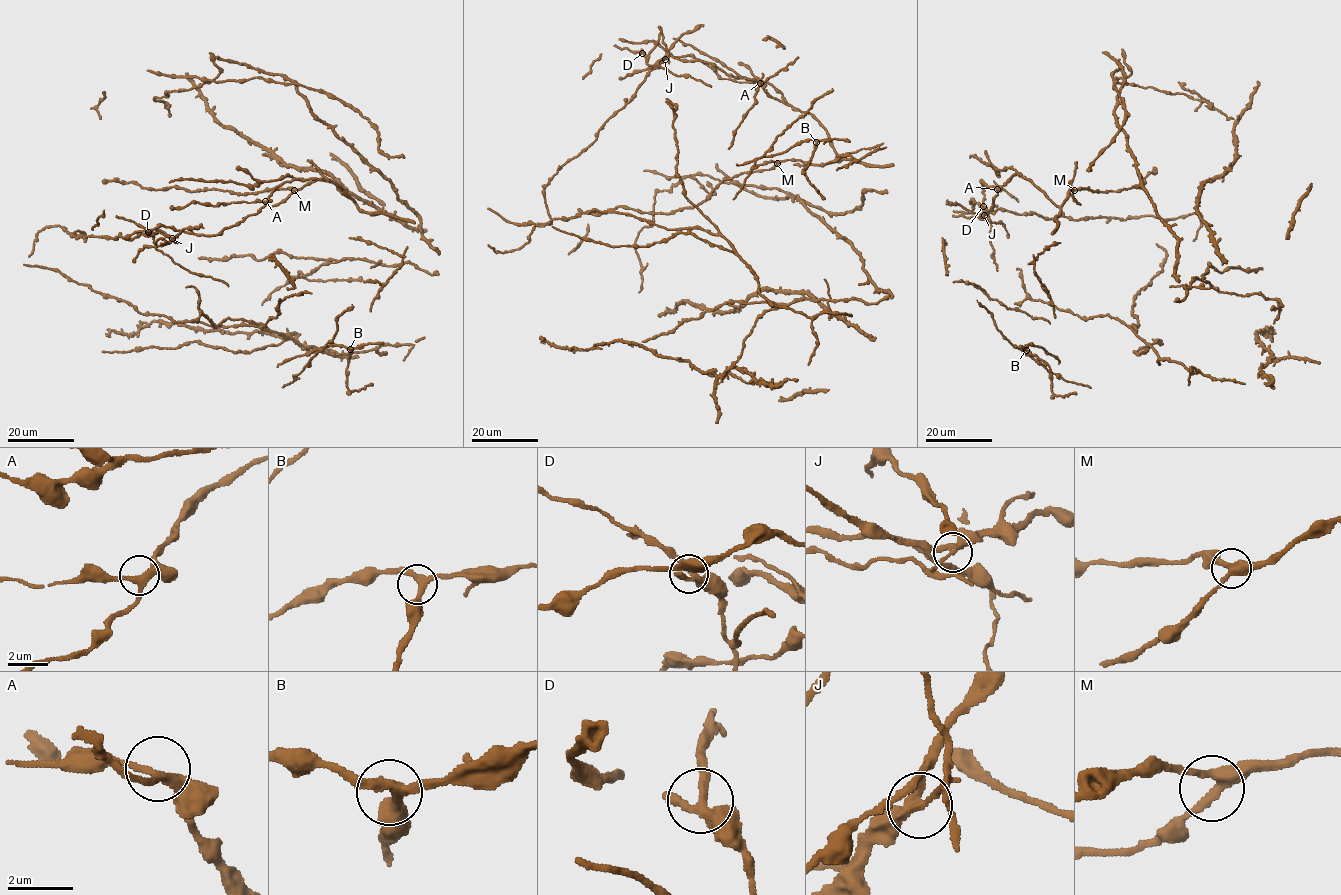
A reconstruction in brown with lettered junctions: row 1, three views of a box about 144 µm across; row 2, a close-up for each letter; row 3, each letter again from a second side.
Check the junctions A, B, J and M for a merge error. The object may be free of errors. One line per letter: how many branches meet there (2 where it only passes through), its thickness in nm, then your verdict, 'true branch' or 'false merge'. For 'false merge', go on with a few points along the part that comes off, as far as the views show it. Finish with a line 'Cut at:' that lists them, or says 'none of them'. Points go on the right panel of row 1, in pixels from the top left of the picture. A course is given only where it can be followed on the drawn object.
A: branches 3; calibre 240 nm; true branch
B: branches 3; calibre 300 nm; true branch
J: branches 3; calibre 240 nm; false merge
M: branches 3; calibre 300 nm; true branch
Cut at: J

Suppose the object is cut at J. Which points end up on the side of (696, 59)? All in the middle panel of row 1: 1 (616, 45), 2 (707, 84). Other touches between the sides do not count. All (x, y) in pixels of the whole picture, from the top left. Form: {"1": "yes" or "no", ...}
{"1": "no", "2": "no"}

